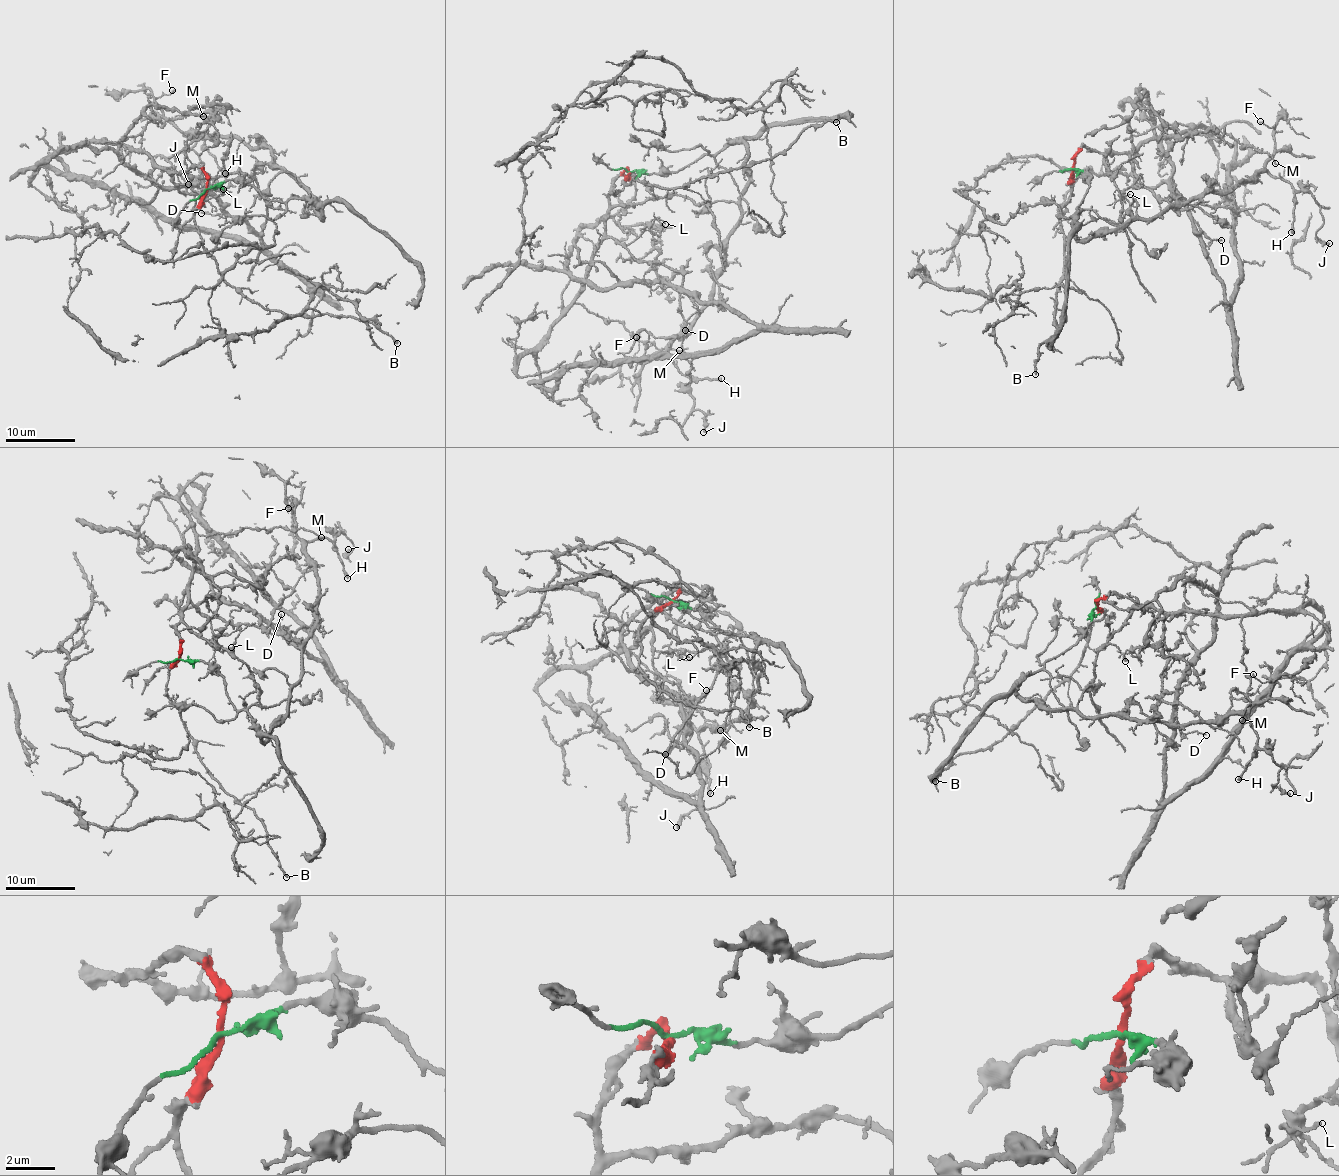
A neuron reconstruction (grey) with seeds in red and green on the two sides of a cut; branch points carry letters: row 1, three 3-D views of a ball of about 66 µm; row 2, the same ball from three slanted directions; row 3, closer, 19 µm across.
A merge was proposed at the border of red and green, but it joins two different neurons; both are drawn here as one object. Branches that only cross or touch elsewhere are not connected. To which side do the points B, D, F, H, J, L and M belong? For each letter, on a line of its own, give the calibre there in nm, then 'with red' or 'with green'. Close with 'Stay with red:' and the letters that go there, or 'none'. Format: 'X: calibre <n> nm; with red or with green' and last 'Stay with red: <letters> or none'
B: calibre 260 nm; with red
D: calibre 140 nm; with red
F: calibre 140 nm; with green
H: calibre 320 nm; with green
J: calibre 280 nm; with green
L: calibre 110 nm; with red
M: calibre 170 nm; with red
Stay with red: B, D, L, M

